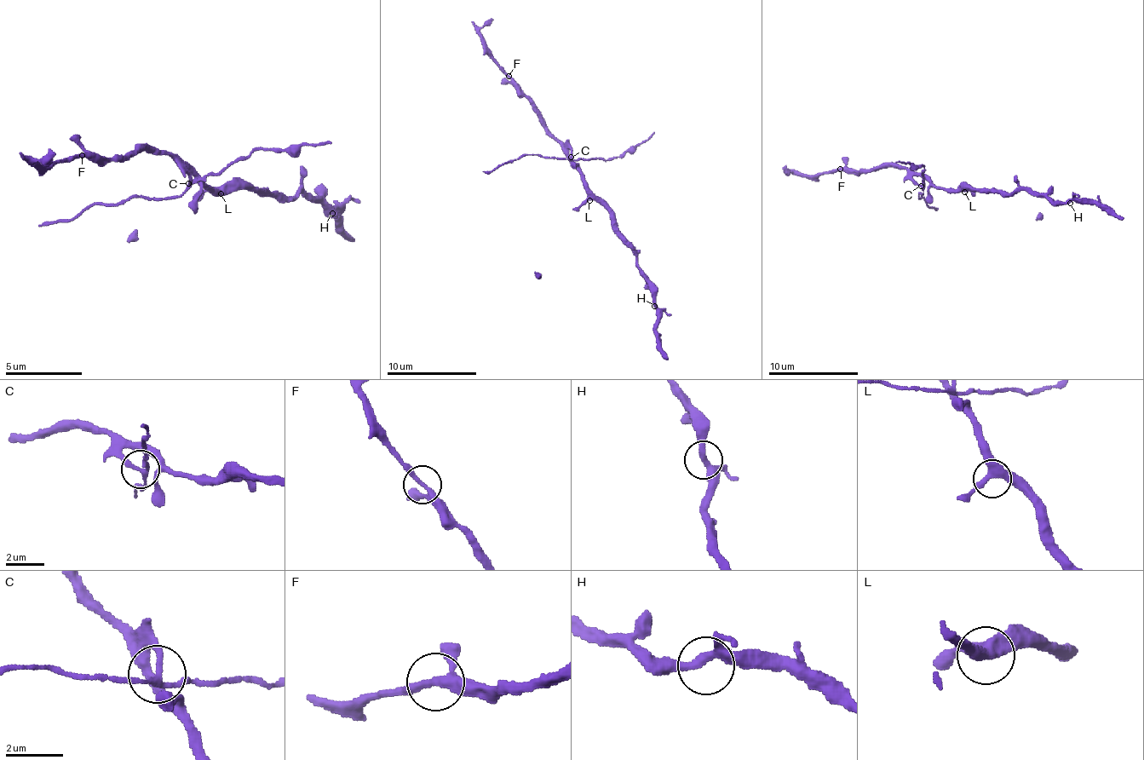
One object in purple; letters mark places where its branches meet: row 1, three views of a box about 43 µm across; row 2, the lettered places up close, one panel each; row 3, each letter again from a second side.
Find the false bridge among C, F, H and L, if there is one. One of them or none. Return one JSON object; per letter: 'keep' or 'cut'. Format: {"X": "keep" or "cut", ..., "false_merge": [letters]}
{"C": "cut", "F": "keep", "H": "keep", "L": "keep", "false_merge": ["C"]}

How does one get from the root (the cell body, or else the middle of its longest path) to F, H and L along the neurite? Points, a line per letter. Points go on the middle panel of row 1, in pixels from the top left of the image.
F: (584, 180), (583, 170), (572, 159), (569, 151), (544, 126), (544, 119), (535, 103), (508, 76)
H: (584, 180), (584, 187), (607, 209), (614, 229), (636, 256), (636, 267), (650, 288), (654, 306)
L: (584, 180), (584, 191), (589, 200)

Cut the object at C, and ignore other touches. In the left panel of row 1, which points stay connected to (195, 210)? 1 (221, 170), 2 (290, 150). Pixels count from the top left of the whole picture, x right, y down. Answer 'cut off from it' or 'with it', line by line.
1: cut off from it
2: cut off from it

